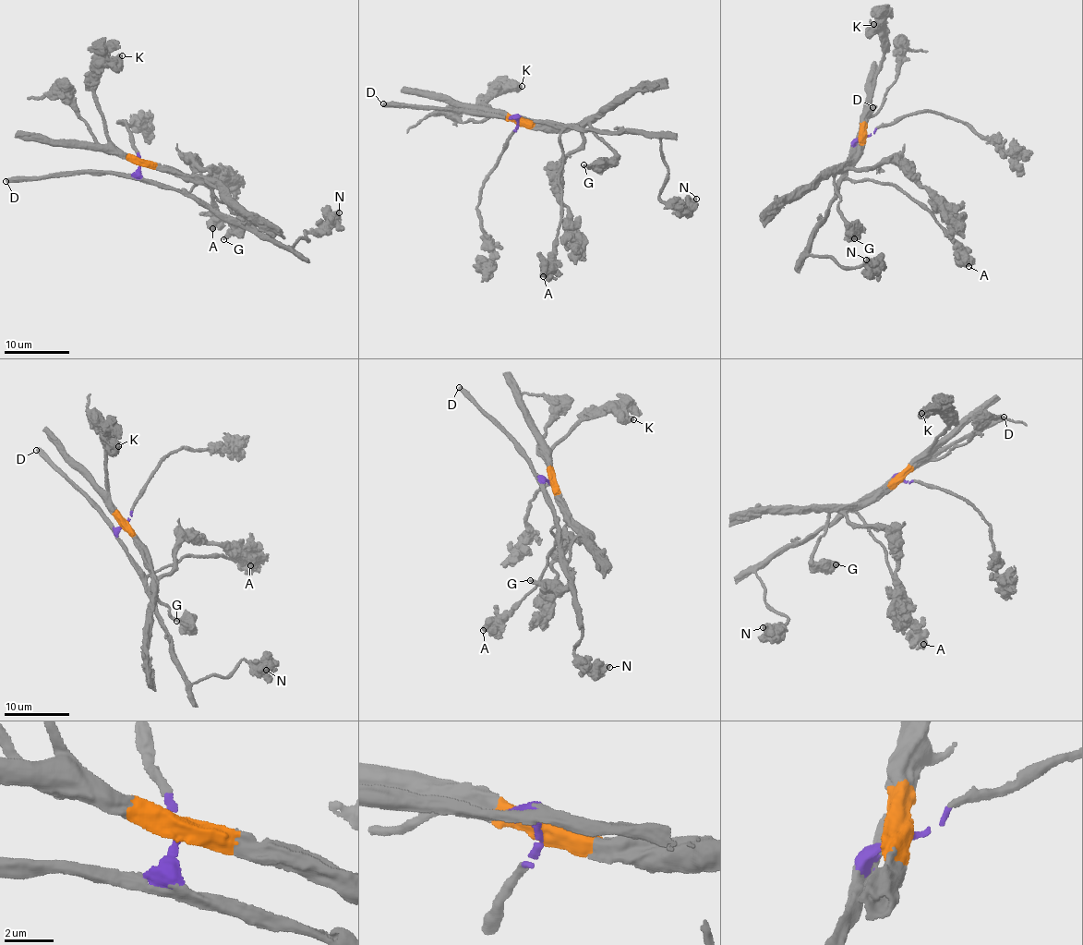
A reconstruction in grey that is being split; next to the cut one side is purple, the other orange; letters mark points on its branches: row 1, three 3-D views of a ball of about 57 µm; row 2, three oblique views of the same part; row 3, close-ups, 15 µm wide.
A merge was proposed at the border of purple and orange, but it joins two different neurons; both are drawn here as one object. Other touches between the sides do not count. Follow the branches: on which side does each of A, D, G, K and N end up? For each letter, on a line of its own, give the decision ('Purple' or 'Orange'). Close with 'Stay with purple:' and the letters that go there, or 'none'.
A: Purple
D: Purple
G: Orange
K: Orange
N: Purple
Stay with purple: A, D, N

